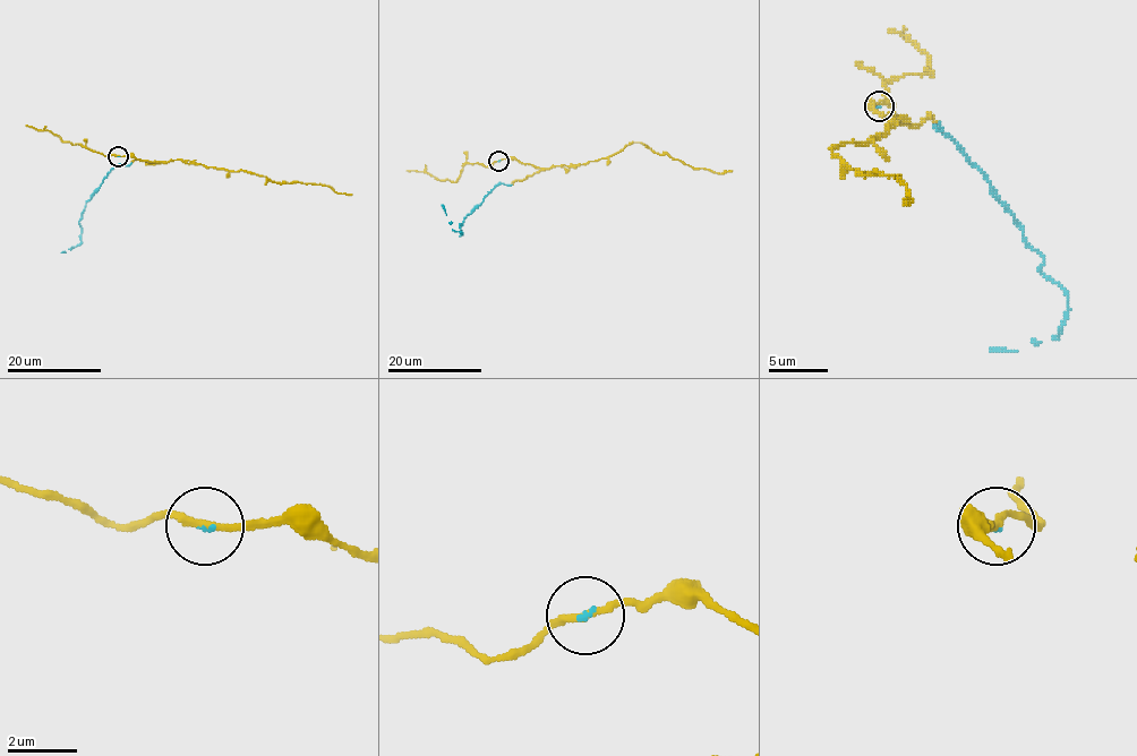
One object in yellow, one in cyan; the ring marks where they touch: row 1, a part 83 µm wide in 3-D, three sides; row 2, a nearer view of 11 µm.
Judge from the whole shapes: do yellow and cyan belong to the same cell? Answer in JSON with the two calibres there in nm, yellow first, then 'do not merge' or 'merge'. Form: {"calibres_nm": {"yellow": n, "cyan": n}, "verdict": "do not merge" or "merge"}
{"calibres_nm": {"yellow": 200, "cyan": 80}, "verdict": "merge"}

